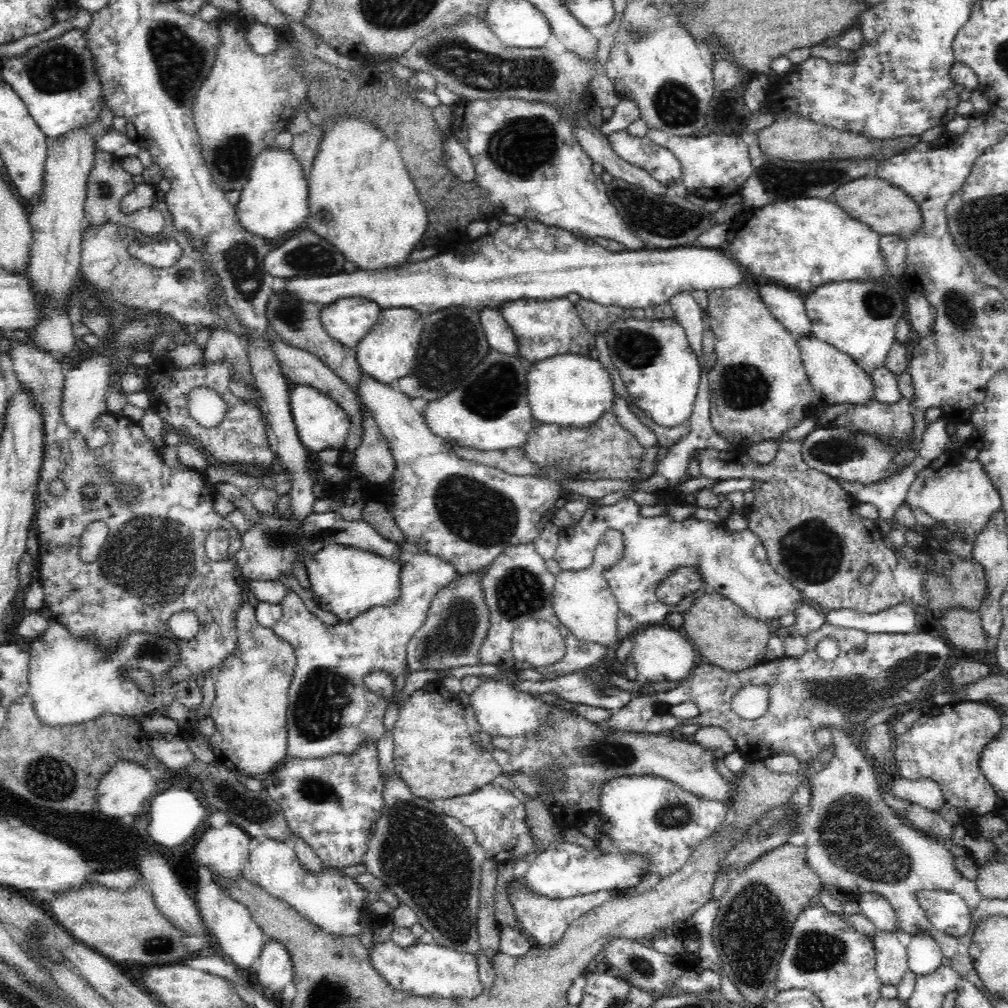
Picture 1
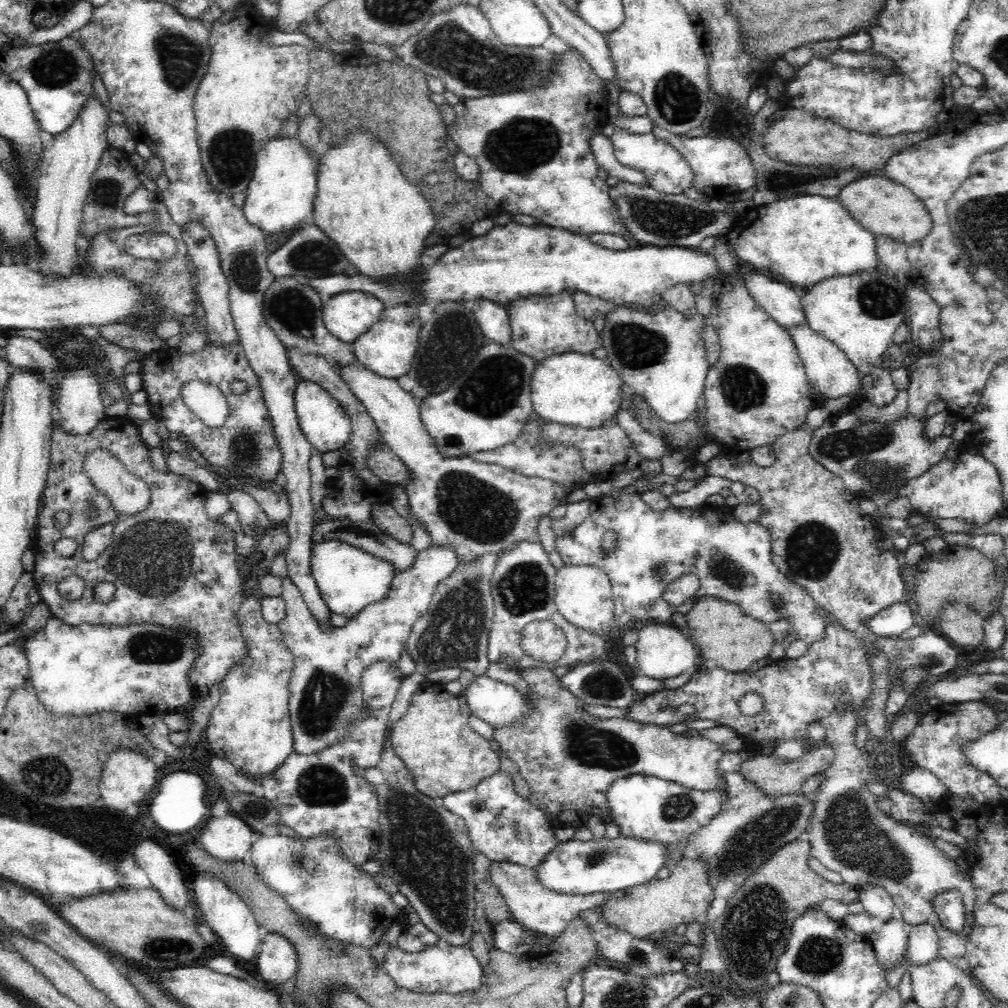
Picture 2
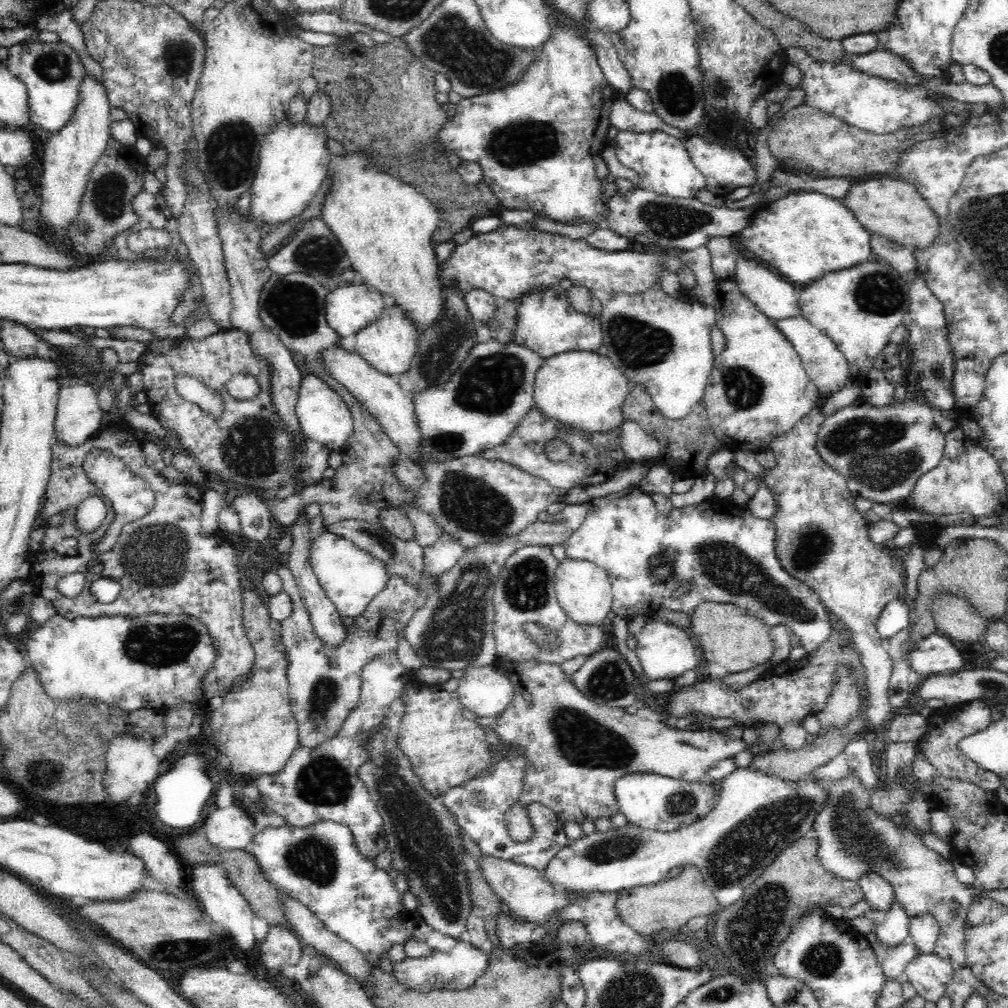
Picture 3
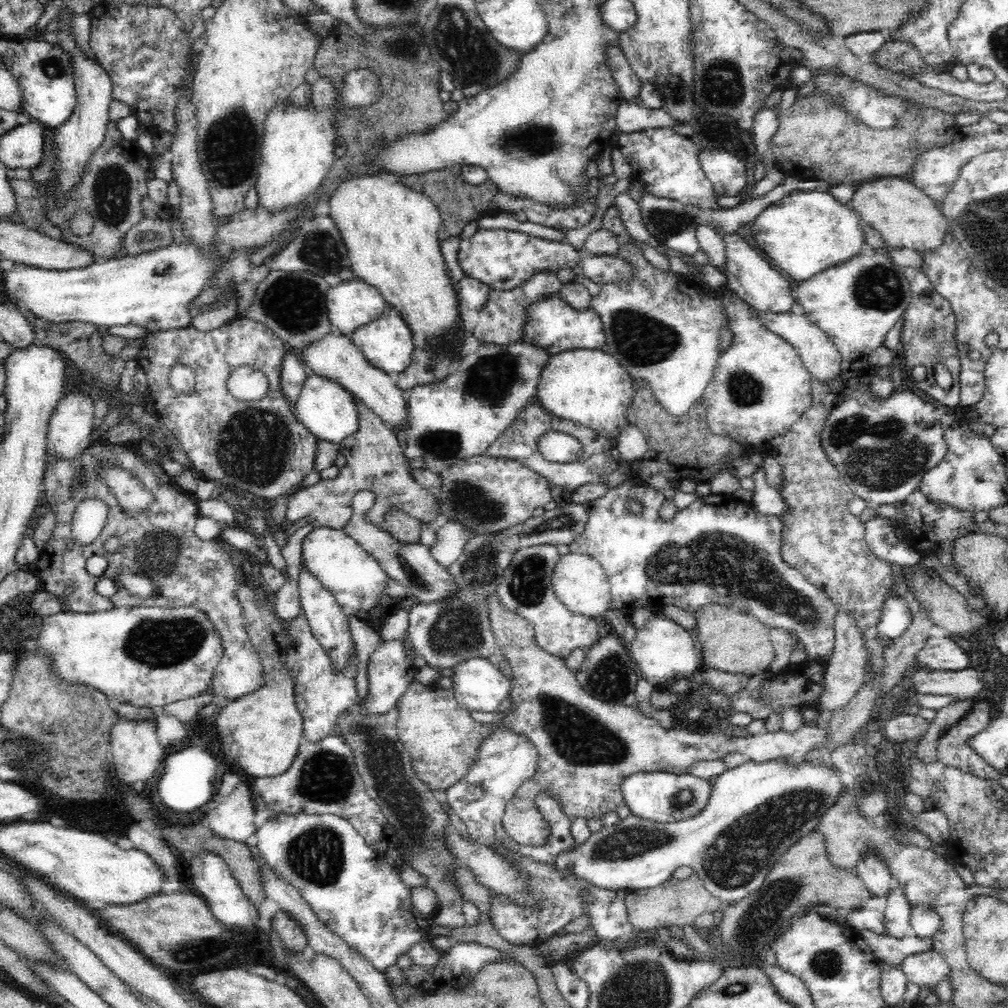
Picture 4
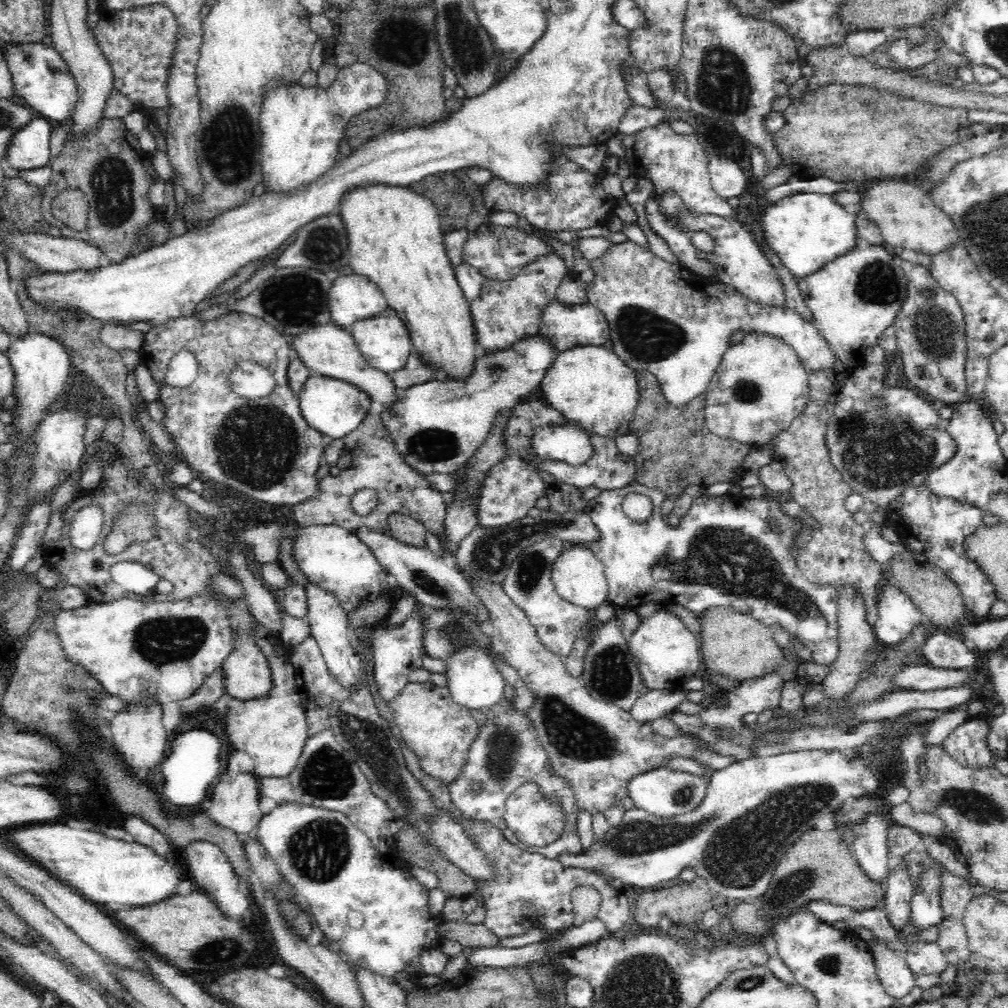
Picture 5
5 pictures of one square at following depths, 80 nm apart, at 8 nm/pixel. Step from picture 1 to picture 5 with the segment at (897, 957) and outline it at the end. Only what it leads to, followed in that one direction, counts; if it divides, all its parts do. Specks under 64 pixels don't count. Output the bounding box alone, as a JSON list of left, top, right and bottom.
[885,860,913,931]

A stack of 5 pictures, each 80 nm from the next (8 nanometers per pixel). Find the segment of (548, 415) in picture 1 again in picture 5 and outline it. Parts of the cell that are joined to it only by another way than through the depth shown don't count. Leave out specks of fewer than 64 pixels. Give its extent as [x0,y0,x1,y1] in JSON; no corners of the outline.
[539,346,640,439]

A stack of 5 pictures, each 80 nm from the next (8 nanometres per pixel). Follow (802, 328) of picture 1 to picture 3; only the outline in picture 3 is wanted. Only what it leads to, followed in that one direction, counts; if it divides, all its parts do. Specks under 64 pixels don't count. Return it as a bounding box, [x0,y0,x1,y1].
[732,252,799,318]

